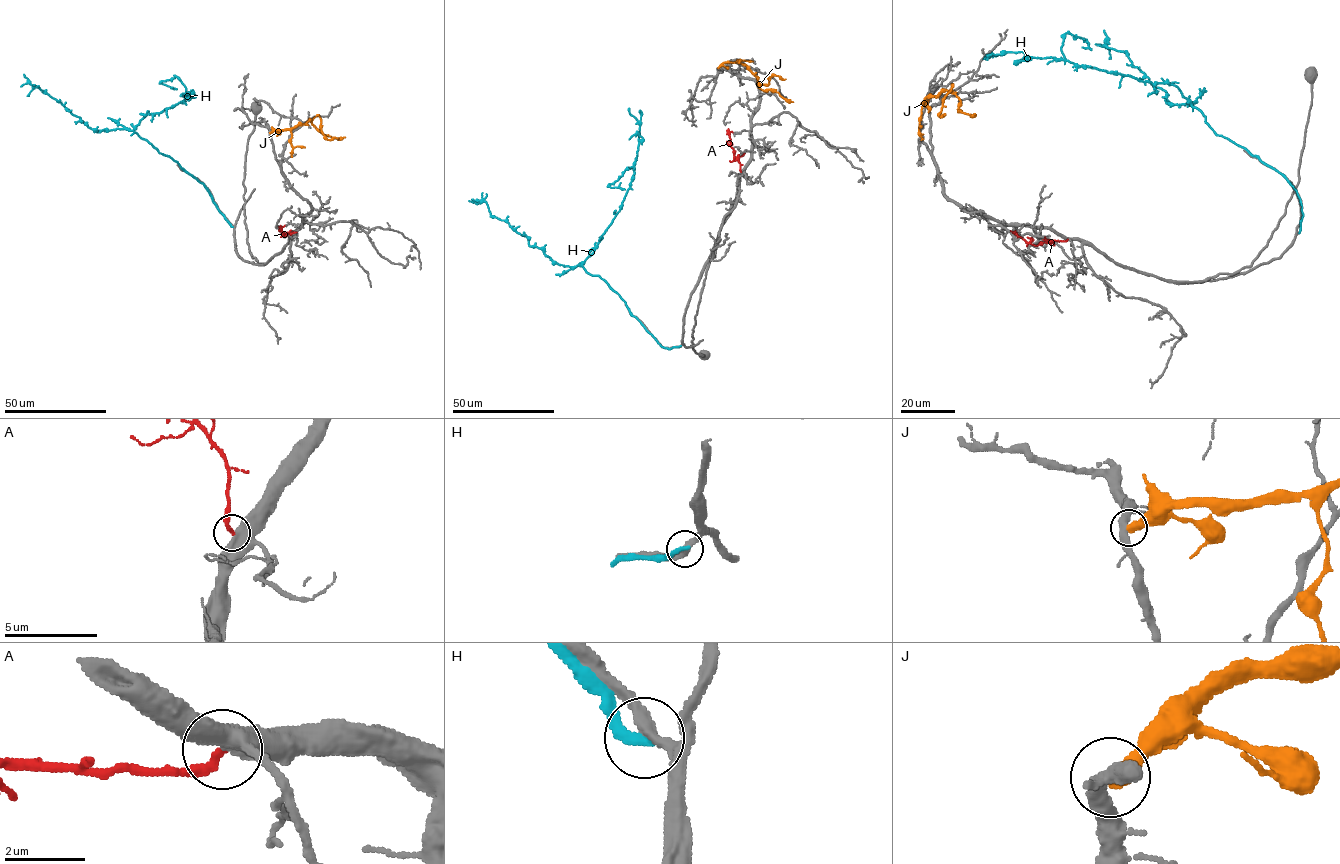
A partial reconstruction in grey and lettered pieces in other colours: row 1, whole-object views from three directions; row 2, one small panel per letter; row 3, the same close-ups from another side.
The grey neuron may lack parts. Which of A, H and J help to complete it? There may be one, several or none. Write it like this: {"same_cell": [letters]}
{"same_cell": []}

